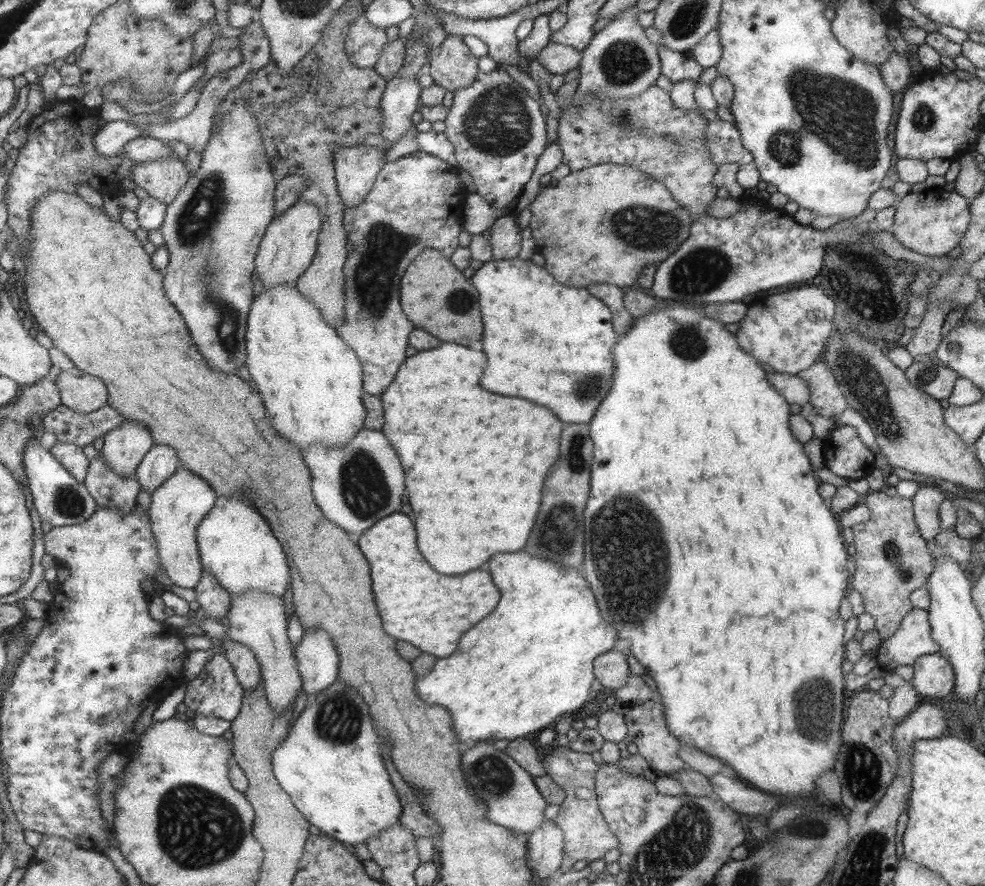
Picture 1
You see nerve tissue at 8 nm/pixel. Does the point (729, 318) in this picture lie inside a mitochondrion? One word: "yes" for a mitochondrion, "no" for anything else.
no

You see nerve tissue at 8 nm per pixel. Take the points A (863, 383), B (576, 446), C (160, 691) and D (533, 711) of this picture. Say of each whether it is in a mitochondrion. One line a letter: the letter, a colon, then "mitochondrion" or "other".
A: mitochondrion
B: mitochondrion
C: other
D: other

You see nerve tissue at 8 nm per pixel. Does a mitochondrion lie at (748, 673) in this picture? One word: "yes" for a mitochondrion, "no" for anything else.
no

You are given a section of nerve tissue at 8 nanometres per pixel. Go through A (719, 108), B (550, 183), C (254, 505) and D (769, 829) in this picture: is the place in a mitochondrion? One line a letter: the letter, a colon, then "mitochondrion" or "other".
A: other
B: other
C: other
D: other

